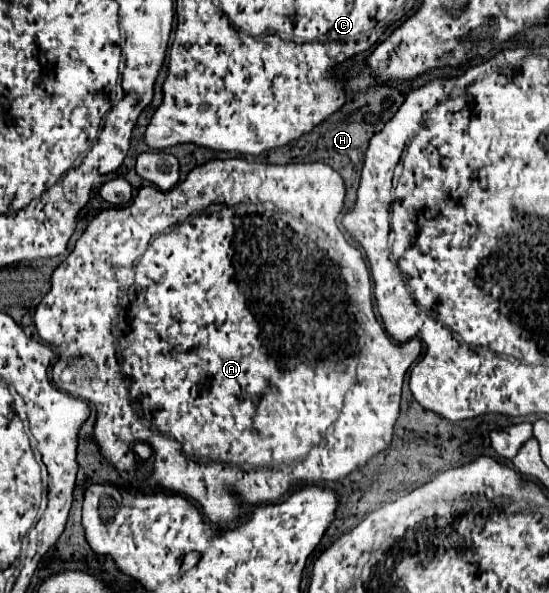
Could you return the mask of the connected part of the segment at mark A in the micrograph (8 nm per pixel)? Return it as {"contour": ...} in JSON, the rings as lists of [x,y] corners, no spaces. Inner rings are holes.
{"contour":[[[236,157],[225,161],[211,159],[191,169],[187,179],[169,191],[143,187],[131,205],[103,209],[89,221],[69,257],[53,271],[51,289],[37,305],[33,319],[39,337],[59,351],[51,371],[53,383],[61,391],[95,405],[97,419],[93,425],[93,441],[105,461],[109,461],[117,471],[137,471],[139,463],[133,453],[135,443],[143,441],[151,445],[151,483],[163,491],[197,501],[211,523],[227,525],[259,503],[281,499],[293,483],[309,485],[345,479],[391,445],[399,417],[403,379],[409,365],[421,353],[421,341],[391,341],[383,325],[373,315],[371,277],[363,253],[353,245],[353,241],[349,241],[345,231],[337,227],[343,207],[343,177],[327,163],[269,165]],[[131,285],[133,301],[125,303],[125,297],[131,293]]]}

